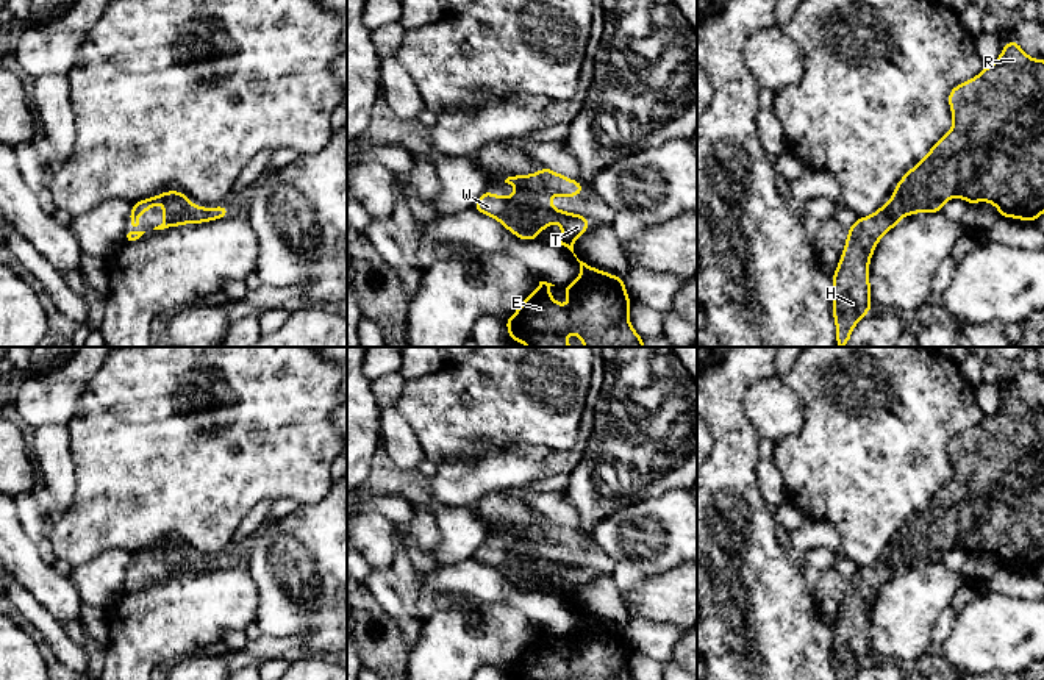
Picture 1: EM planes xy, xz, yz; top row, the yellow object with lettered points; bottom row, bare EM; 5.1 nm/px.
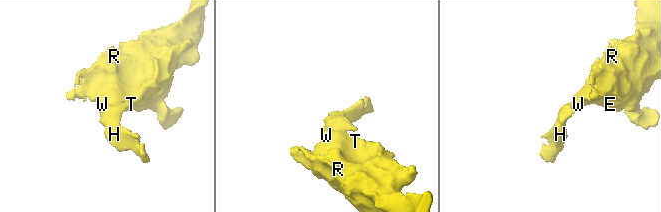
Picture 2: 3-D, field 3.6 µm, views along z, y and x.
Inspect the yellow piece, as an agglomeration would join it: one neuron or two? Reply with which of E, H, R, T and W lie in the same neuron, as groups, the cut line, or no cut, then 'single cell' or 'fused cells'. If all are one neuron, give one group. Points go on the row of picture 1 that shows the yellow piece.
E H R T W | no cut | single cell

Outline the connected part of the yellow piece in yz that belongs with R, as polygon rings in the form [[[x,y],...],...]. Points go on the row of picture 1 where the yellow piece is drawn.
[[[1013,38],[1002,48],[1002,55],[994,64],[985,66],[980,75],[949,92],[949,106],[953,116],[952,130],[928,150],[921,163],[902,177],[886,205],[872,216],[858,217],[847,230],[847,242],[833,274],[833,317],[838,347],[849,342],[855,325],[866,313],[872,311],[869,259],[881,236],[896,227],[903,216],[921,211],[941,213],[942,205],[952,197],[961,197],[969,205],[985,200],[994,203],[1002,217],[1028,222],[1035,222],[1044,213],[1044,61],[1031,59]]]

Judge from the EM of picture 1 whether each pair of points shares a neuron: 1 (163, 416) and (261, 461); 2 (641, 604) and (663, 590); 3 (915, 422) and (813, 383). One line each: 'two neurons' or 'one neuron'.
1: one neuron
2: one neuron
3: one neuron

